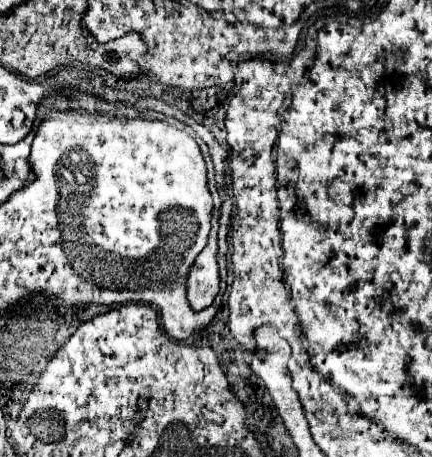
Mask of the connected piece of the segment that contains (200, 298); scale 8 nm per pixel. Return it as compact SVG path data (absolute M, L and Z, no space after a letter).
M209 237L205 249L197 255L187 273L187 301L193 311L209 307L219 293L217 237Z

